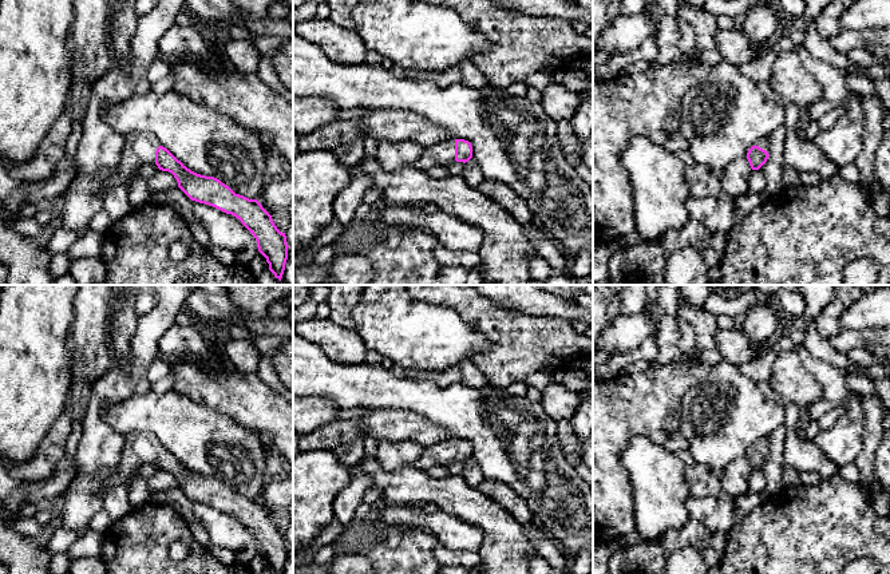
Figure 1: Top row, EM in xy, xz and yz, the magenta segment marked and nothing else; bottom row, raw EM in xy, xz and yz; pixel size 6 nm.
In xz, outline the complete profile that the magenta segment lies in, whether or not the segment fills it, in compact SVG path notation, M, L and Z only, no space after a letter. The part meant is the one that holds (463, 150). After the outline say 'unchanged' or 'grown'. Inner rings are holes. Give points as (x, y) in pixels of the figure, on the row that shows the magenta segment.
M464 139L446 140L436 143L432 147L424 149L415 167L427 173L434 166L448 167L455 161L466 163L471 158L472 146L468 140Z | grown

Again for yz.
M770 136L758 140L747 153L747 159L752 170L759 170L768 159Z | grown

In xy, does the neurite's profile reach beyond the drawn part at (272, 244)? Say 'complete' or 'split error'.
split error

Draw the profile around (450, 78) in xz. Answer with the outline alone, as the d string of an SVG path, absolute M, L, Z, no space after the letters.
M450 70L446 72L427 71L427 80L432 80L440 88L463 84L462 74L459 70Z

